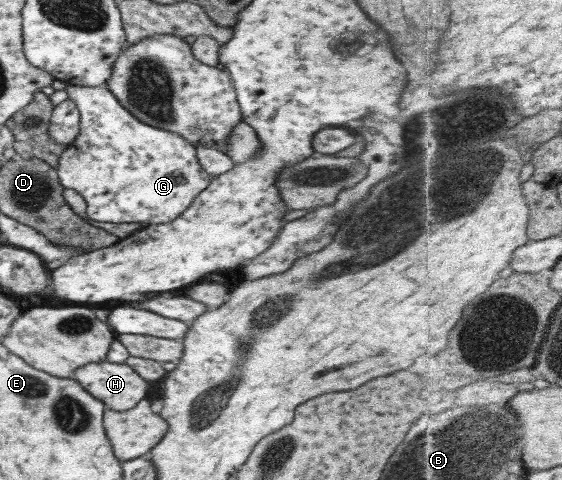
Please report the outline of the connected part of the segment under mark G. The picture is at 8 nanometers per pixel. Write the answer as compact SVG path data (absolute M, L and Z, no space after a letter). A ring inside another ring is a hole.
M68 84L69 99L80 113L78 136L65 148L59 158L57 173L64 189L72 189L85 198L89 219L98 225L111 223L166 224L176 220L202 192L212 179L198 162L197 148L183 136L144 124L104 87Z

